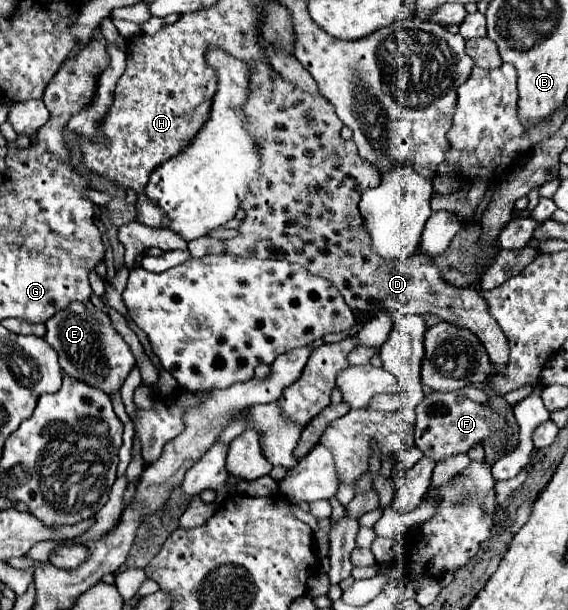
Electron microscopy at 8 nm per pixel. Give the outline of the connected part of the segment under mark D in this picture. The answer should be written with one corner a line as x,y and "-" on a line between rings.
257,59
251,65
251,87
243,111
249,135
261,143
261,163
265,161
265,167
261,167
261,179
253,183
253,191
249,191
249,195
245,195
245,203
241,203
245,219
237,227
237,235
223,241
225,251
241,257
283,259
297,263
309,273
321,275
337,285
345,303
355,311
369,313
391,309
401,315
433,313
443,321
473,331
489,353
493,375
505,373
505,367
509,365
509,345
499,323
493,315
489,315
489,307
477,289
457,289
449,285
435,267
433,257
427,253
417,251
417,255
411,255
405,263
385,263
385,259
377,259
377,255
369,251
369,233
363,227
357,203
361,193
379,185
381,177
373,163
365,163
365,159
361,159
353,141
341,139
339,131
343,123
335,115
335,107
321,95
309,95
299,87
293,87
293,83
281,79
265,59

